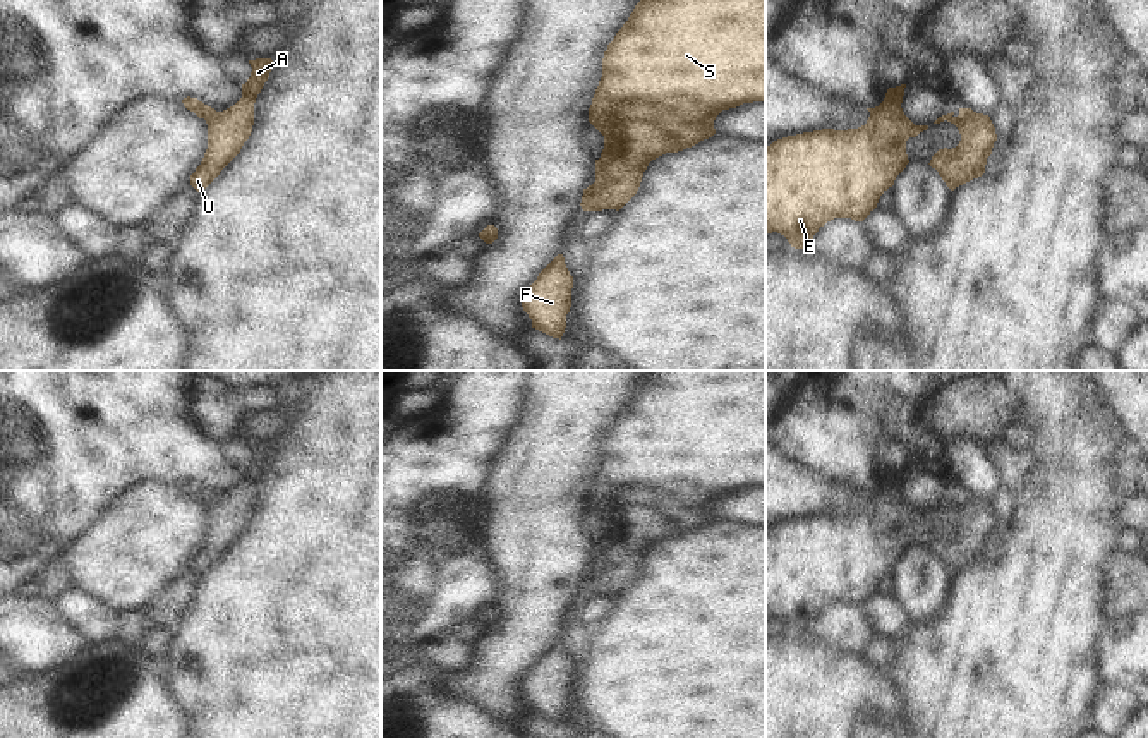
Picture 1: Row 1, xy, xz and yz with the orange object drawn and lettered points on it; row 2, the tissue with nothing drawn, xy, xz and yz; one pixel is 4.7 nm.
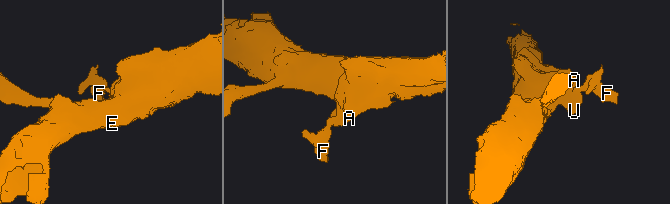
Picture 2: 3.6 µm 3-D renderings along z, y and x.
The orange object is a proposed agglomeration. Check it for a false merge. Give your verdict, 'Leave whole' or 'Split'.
Split

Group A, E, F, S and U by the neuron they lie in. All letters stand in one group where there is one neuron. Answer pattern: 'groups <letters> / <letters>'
groups A E S U / F

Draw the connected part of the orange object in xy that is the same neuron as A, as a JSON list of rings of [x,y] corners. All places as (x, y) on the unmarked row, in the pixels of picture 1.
[[[271,443],[249,445],[252,457],[242,469],[242,482],[208,505],[208,534],[201,549],[190,560],[190,570],[199,577],[240,537],[254,510],[254,487],[273,453]]]

